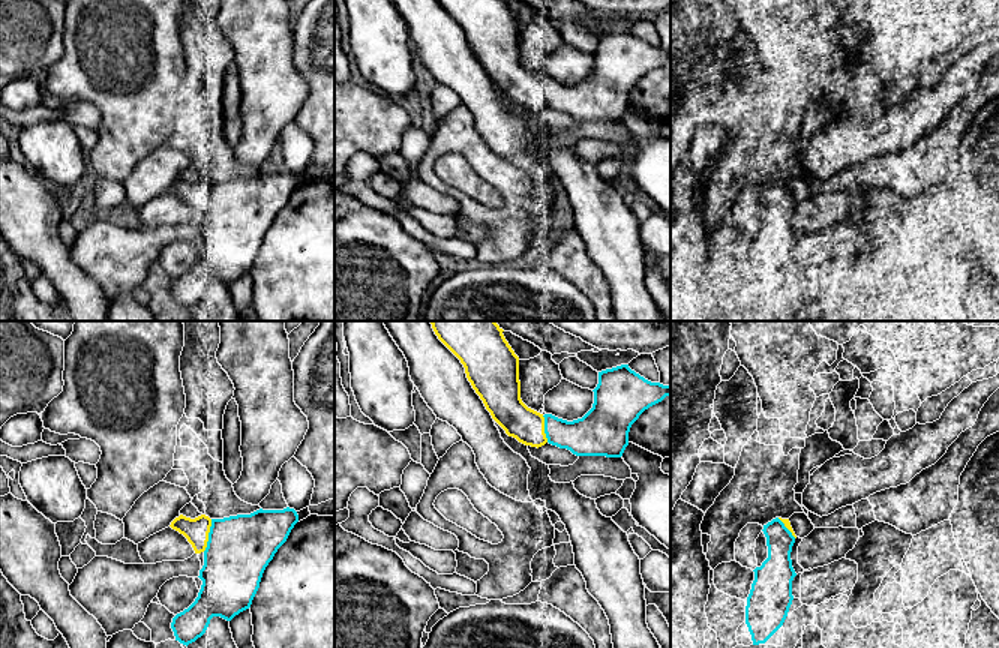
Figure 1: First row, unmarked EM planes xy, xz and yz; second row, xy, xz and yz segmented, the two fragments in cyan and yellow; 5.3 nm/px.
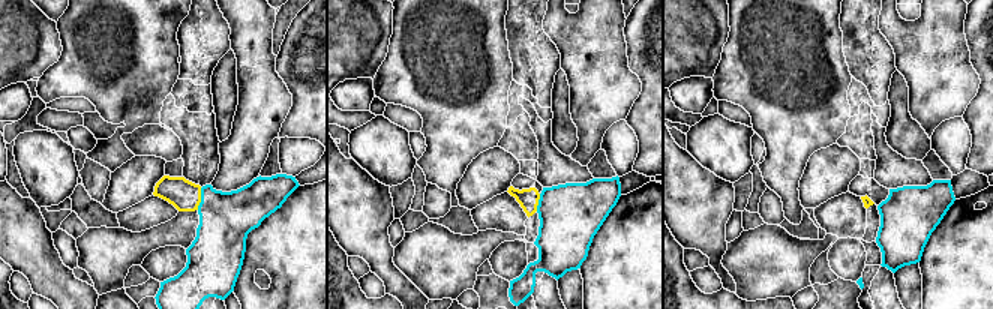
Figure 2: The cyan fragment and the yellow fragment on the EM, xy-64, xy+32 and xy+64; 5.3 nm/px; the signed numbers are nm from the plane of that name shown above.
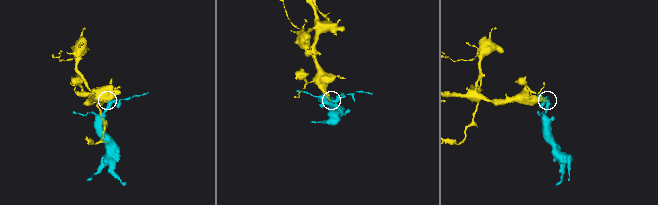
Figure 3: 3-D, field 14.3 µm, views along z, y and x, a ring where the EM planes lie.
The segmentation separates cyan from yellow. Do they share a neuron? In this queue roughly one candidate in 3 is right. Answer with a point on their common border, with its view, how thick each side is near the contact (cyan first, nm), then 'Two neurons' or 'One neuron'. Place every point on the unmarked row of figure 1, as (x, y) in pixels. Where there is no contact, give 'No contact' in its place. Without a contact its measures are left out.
Touches cyan at xy (209, 200). Thickness 340 nm (cyan) against 130 nm. One neuron

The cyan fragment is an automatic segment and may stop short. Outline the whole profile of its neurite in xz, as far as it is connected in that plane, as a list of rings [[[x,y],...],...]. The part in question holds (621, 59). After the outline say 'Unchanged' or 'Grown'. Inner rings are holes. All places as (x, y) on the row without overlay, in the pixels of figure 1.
[[[438,0],[438,3],[460,24],[472,52],[506,98],[537,112],[549,106],[576,120],[621,122],[628,110],[632,88],[645,74],[670,60],[670,48],[651,46],[628,28],[621,28],[598,36],[592,72],[582,82],[567,86],[552,78],[543,80],[522,66],[519,21],[504,0]]]. Grown

